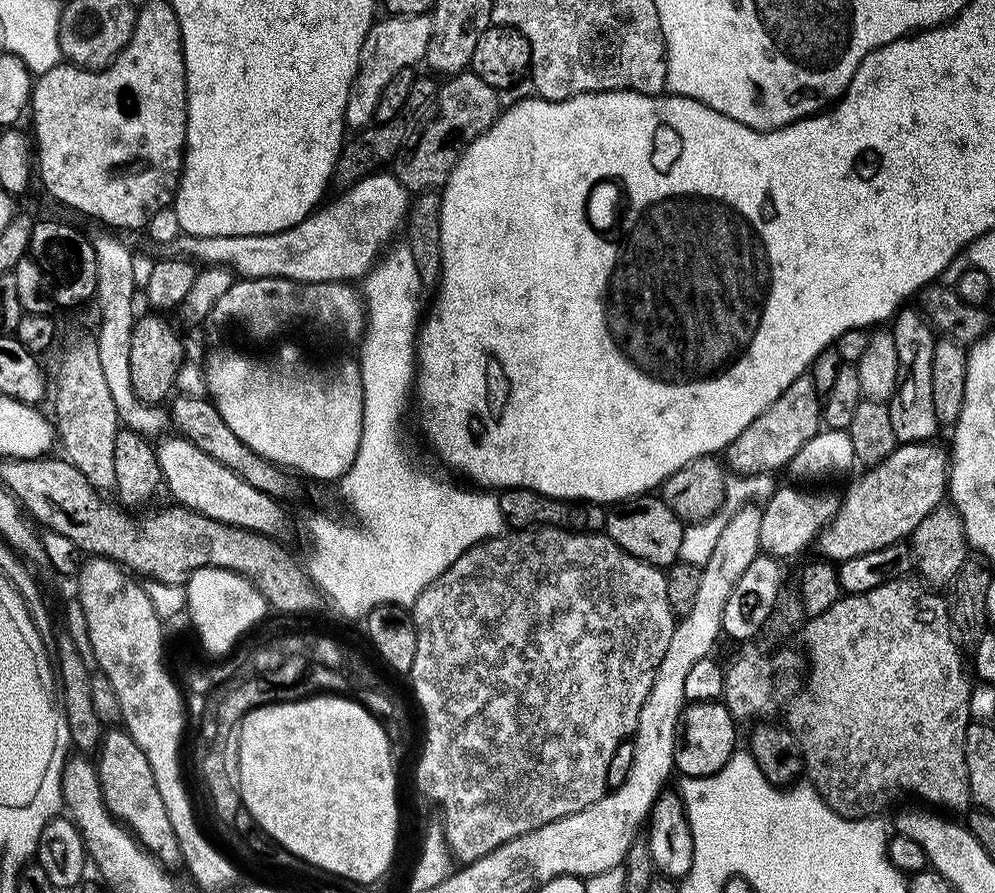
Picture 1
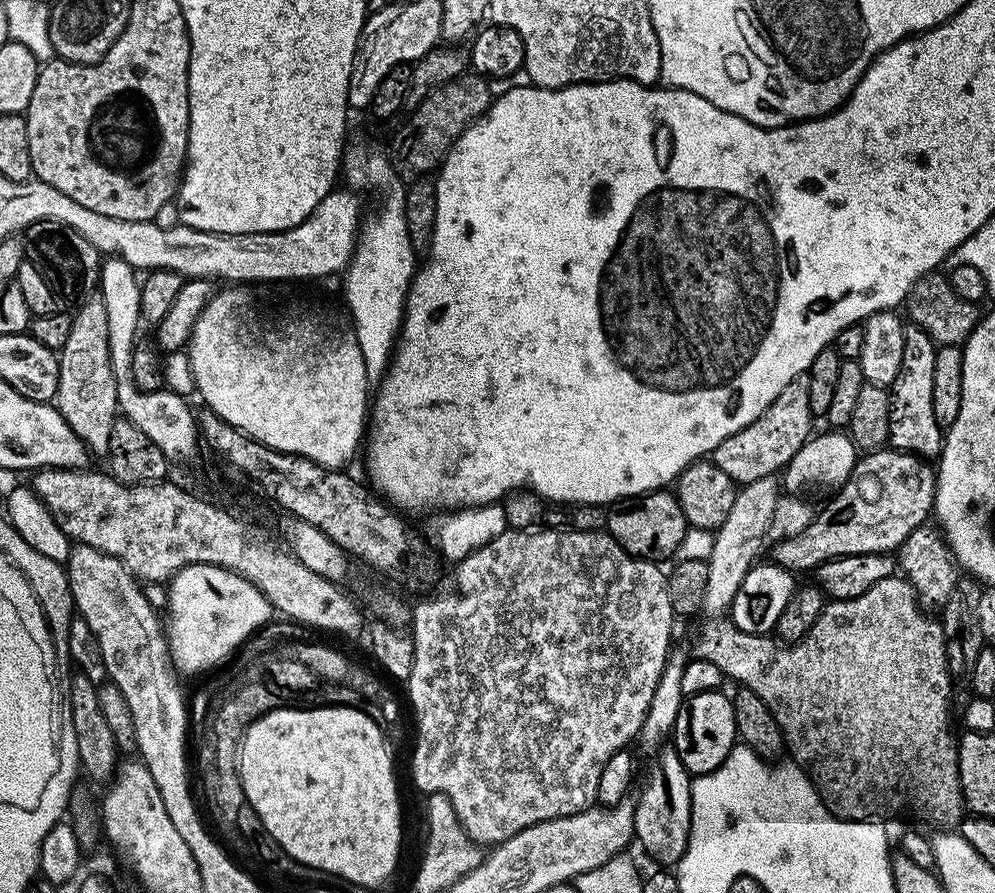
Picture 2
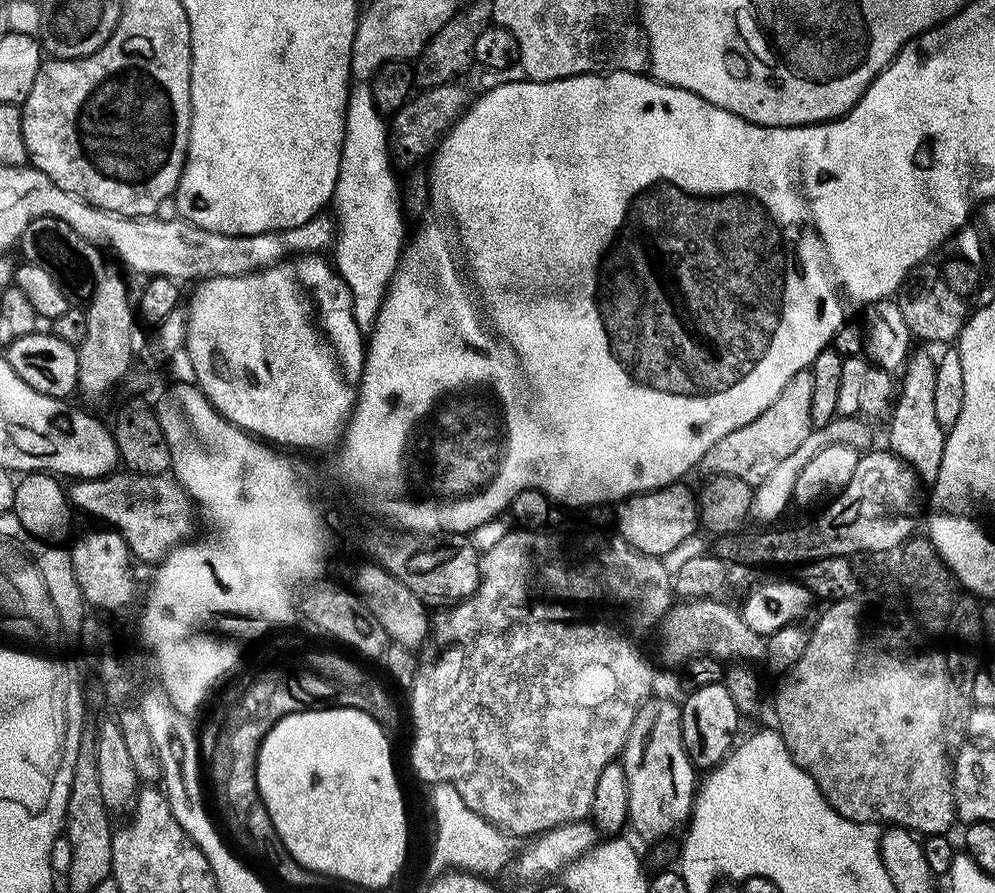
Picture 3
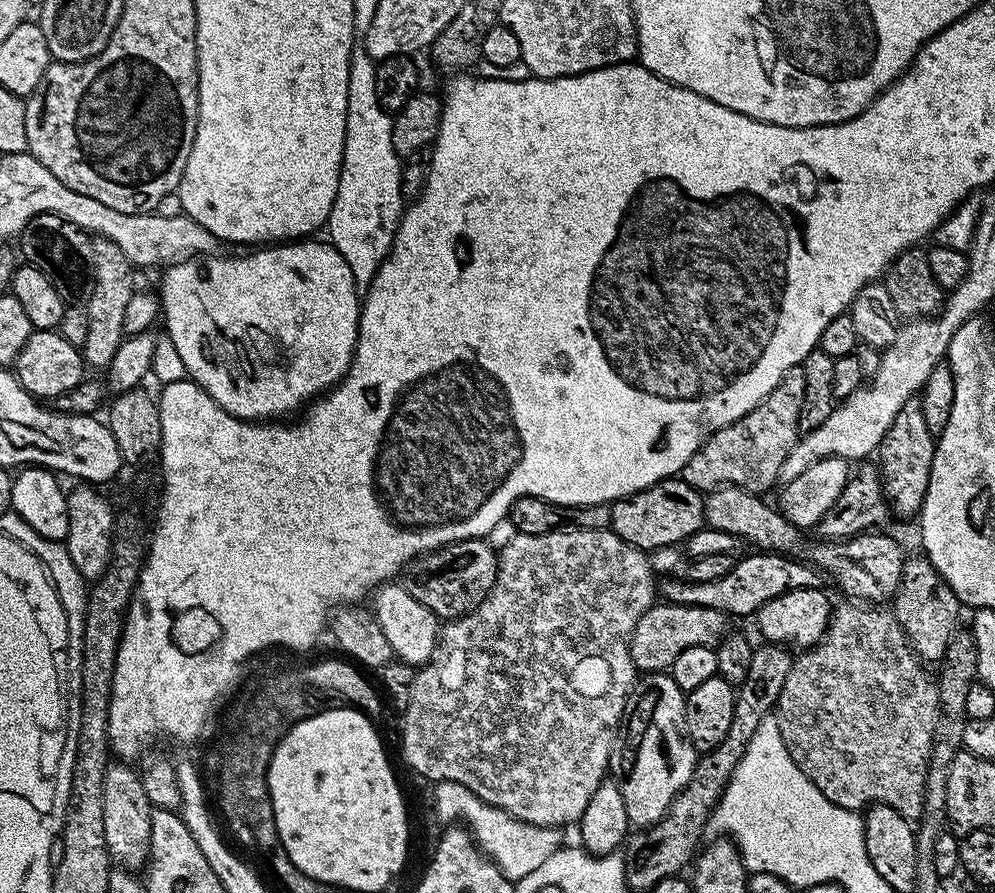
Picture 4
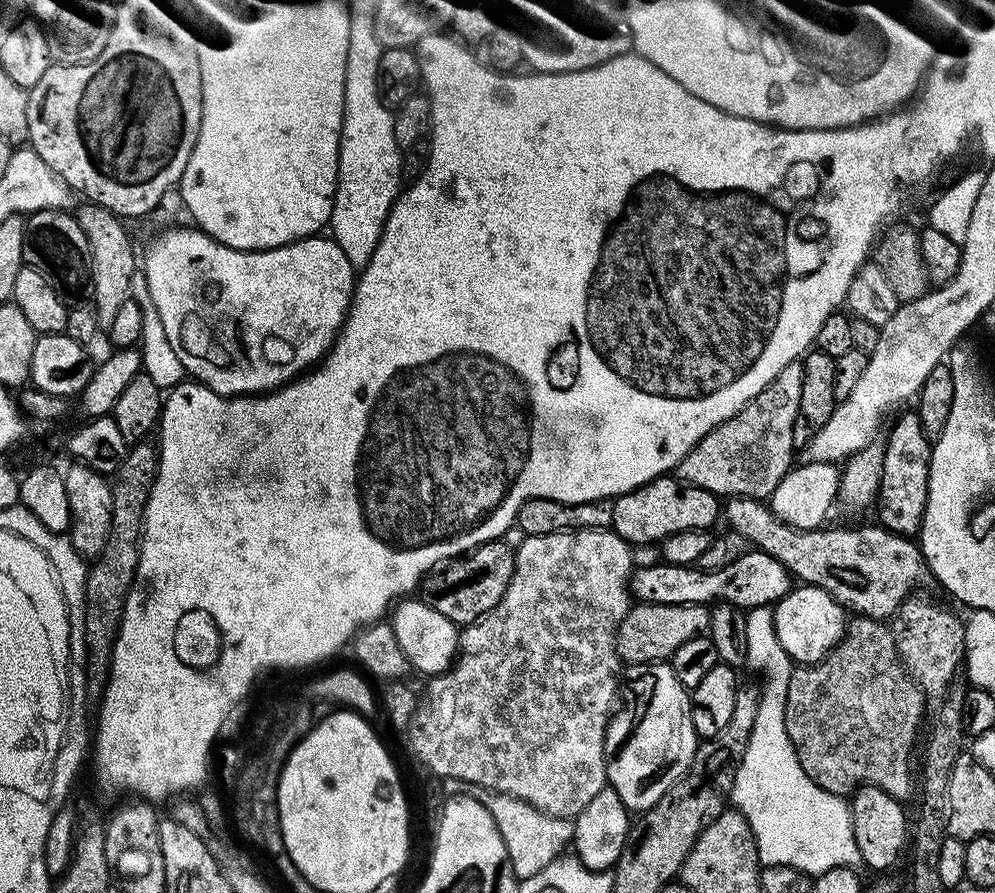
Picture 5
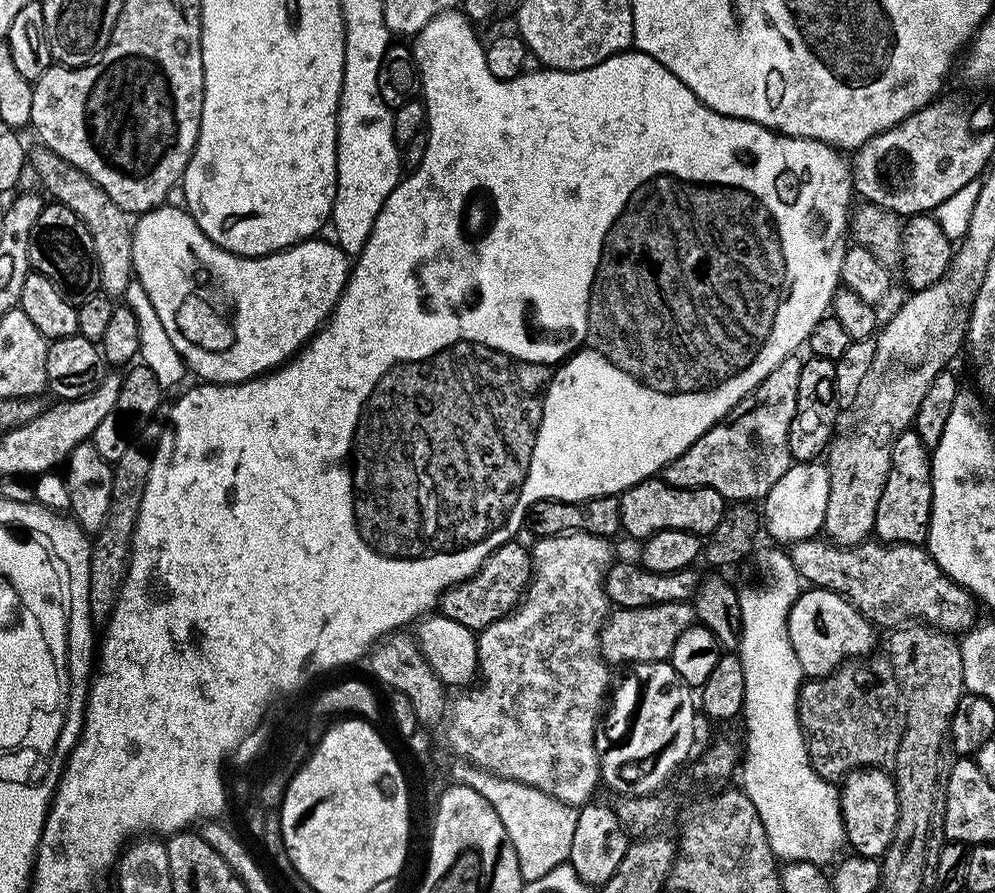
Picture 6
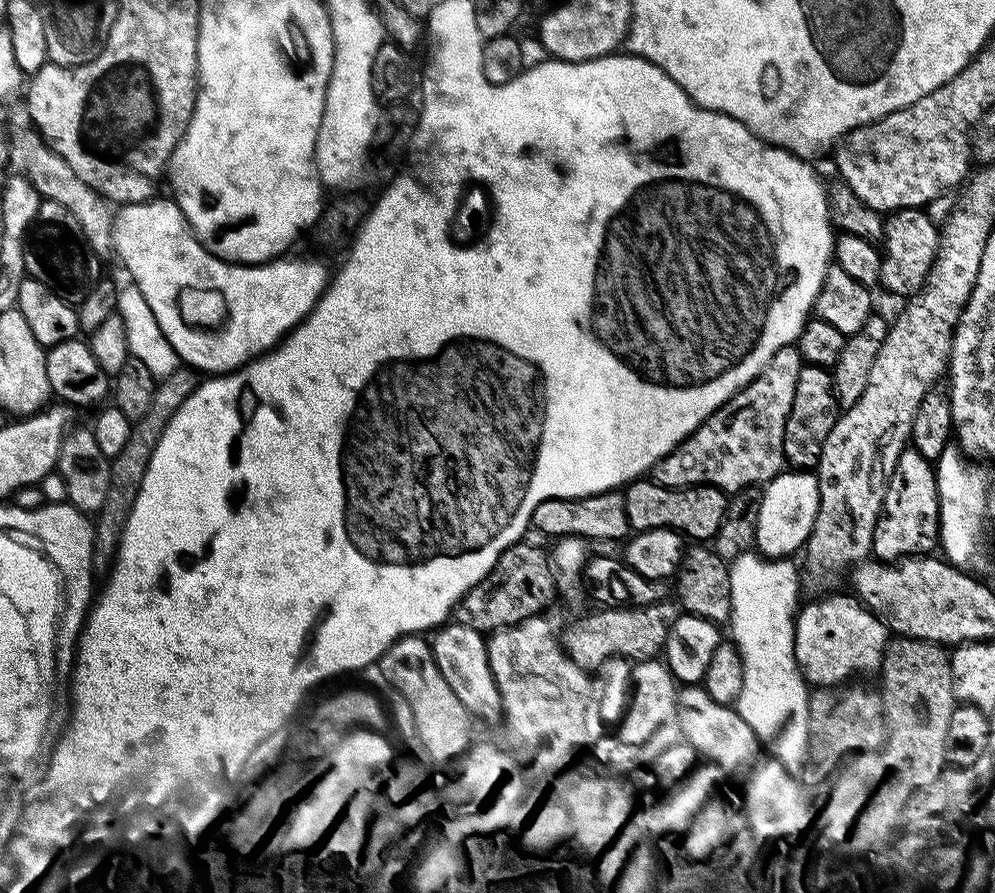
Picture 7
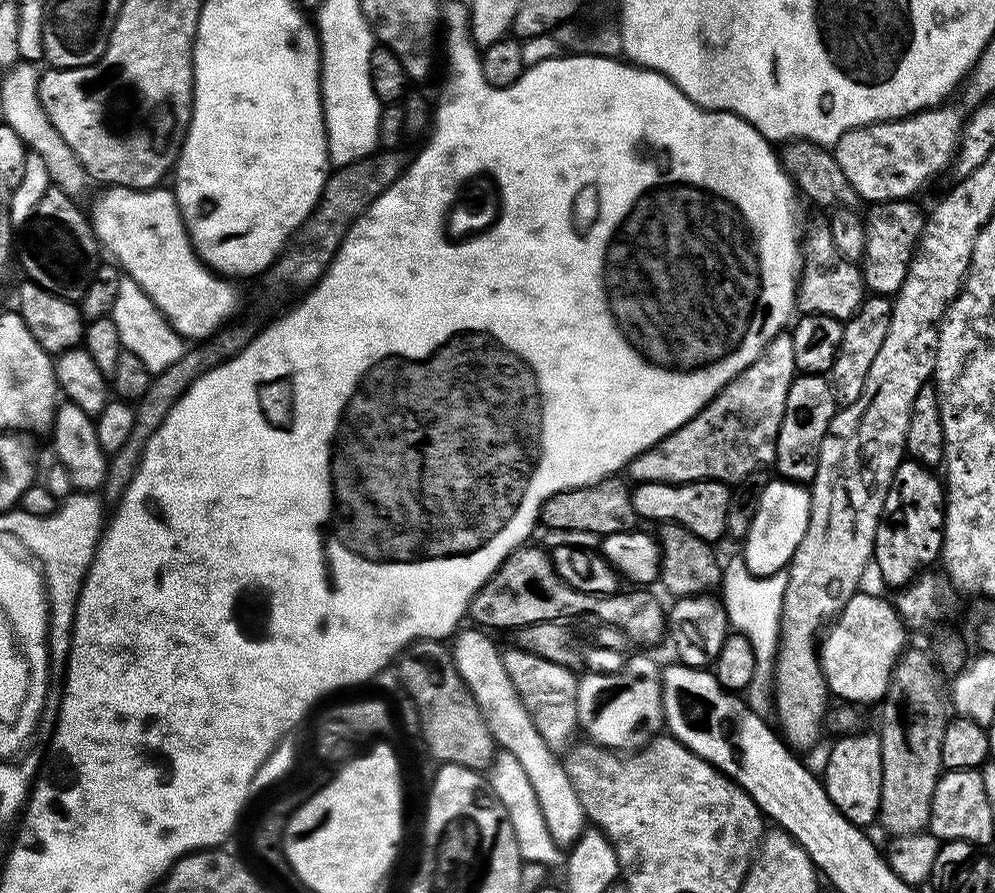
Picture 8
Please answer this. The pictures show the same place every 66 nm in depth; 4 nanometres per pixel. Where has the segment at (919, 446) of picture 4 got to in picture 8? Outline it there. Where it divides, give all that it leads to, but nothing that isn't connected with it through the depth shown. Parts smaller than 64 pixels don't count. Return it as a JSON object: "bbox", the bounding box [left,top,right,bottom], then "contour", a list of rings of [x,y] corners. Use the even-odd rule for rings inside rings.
{"bbox":[872,458,946,590],"contour":[[[911,458],[901,460],[890,490],[886,494],[884,509],[874,534],[872,559],[874,568],[892,587],[899,590],[911,584],[917,576],[925,571],[927,564],[941,559],[944,551],[944,506],[946,488],[935,476],[931,467],[925,466]]]}

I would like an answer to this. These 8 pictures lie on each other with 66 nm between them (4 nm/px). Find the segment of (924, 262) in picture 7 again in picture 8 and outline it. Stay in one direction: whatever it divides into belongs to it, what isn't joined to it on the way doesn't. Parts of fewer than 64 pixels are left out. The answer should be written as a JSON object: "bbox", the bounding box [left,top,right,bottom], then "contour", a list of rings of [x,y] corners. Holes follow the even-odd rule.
{"bbox":[862,199,925,294],"contour":[[[911,199],[885,200],[866,216],[865,252],[862,271],[867,287],[876,294],[895,294],[904,285],[908,267],[916,255],[916,245],[924,232],[925,213]]]}

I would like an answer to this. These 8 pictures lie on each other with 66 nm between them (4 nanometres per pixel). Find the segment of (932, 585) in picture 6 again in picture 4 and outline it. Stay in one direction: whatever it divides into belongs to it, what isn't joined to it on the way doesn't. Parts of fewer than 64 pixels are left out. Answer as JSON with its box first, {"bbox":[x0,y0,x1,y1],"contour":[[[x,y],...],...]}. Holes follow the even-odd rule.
{"bbox":[704,484,906,602],"contour":[[[729,484],[723,488],[715,488],[713,492],[704,496],[705,525],[714,530],[722,530],[726,534],[734,534],[742,542],[748,543],[749,540],[753,544],[751,547],[756,550],[778,552],[793,558],[803,557],[805,533],[792,525],[783,512],[773,505],[772,509],[764,499],[763,495],[747,492]],[[869,530],[848,540],[817,539],[817,544],[808,548],[807,559],[845,592],[845,597],[856,602],[888,602],[896,595],[906,552],[892,536],[883,536],[883,531]]]}

